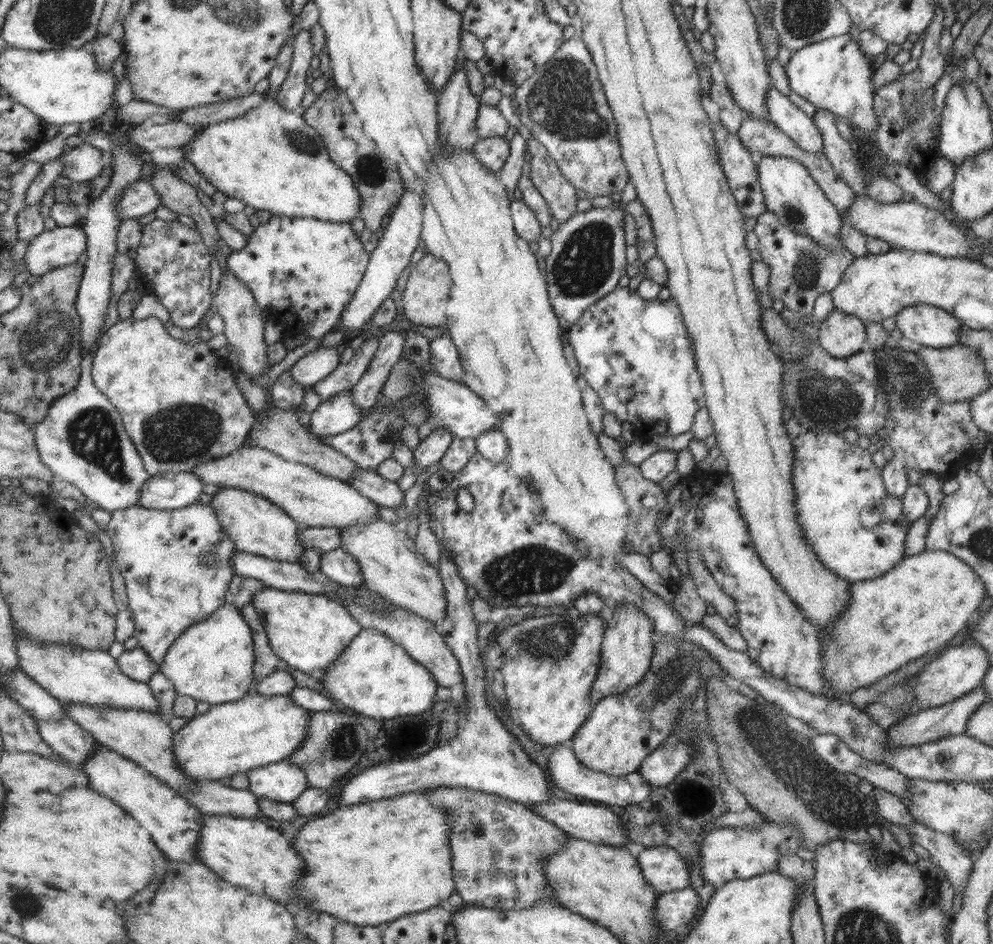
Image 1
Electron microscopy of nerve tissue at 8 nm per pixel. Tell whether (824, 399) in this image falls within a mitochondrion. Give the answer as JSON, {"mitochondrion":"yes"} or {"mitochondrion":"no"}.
{"mitochondrion":"yes"}

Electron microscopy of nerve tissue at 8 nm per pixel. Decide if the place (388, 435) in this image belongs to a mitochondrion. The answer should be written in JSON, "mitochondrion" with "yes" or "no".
{"mitochondrion":"yes"}

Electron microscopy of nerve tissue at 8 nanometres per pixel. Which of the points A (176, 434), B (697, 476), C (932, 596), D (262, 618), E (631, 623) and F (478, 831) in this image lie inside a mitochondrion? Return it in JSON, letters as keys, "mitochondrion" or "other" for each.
{"A":"mitochondrion","B":"other","C":"other","D":"other","E":"other","F":"other"}

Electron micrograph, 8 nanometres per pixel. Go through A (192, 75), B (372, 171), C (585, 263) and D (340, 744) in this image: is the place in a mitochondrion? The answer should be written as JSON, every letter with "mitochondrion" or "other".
{"A":"mitochondrion","B":"mitochondrion","C":"mitochondrion","D":"mitochondrion"}

